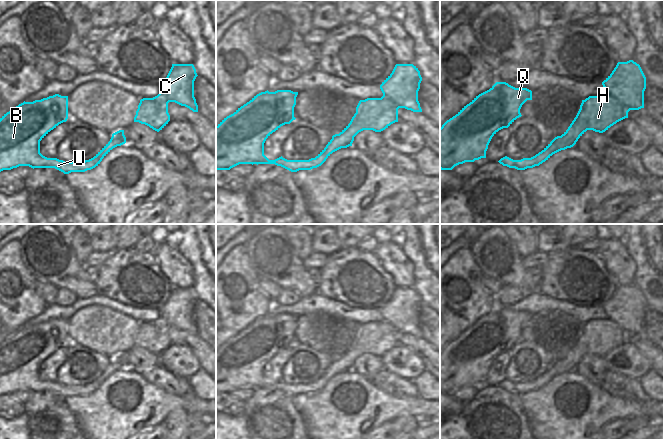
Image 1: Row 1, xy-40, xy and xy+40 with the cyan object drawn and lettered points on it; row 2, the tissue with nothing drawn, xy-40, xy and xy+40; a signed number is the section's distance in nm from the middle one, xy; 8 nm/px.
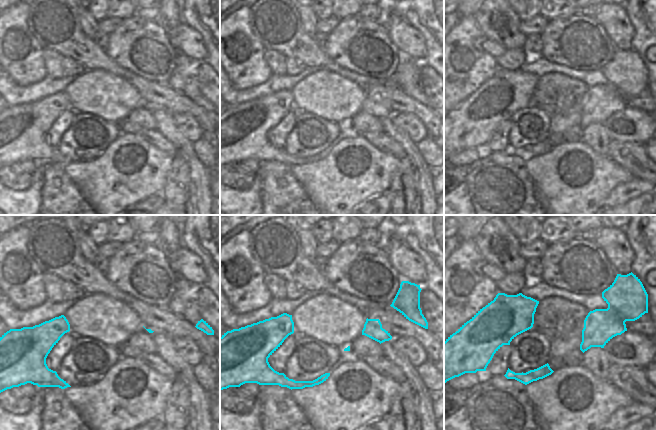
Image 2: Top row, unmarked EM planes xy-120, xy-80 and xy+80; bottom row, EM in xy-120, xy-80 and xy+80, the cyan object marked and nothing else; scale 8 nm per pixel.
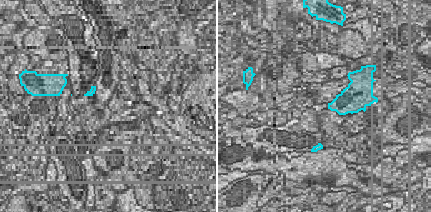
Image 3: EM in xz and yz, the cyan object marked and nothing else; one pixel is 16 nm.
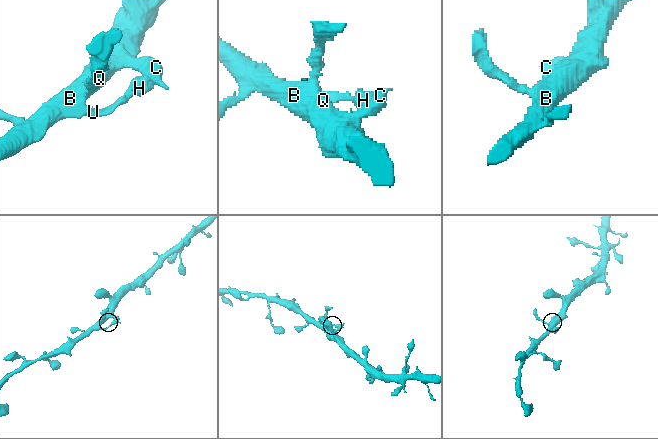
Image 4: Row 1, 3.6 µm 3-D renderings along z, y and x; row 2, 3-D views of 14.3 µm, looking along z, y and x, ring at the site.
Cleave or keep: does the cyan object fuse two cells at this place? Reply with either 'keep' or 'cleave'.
keep

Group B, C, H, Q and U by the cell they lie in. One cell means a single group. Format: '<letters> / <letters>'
B C H Q U

